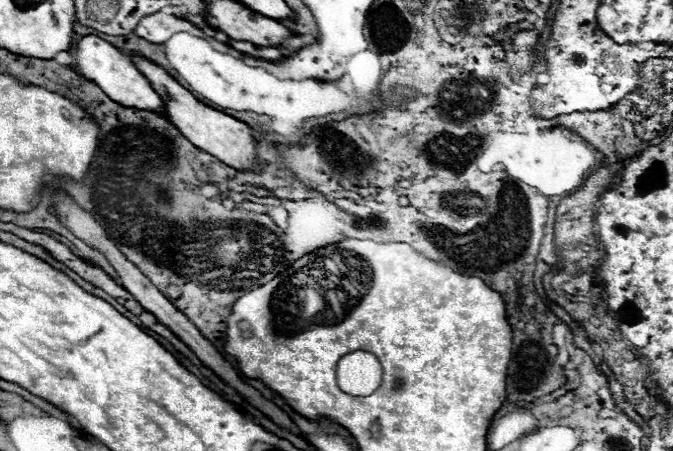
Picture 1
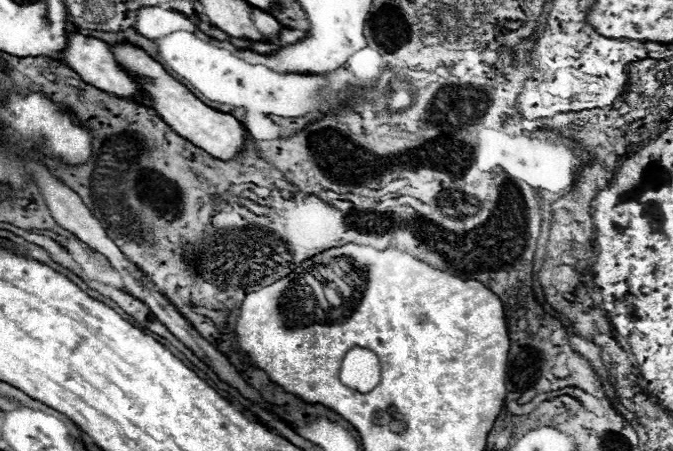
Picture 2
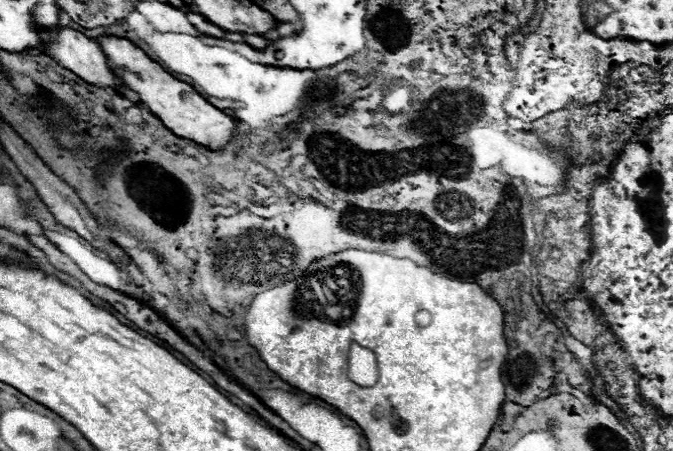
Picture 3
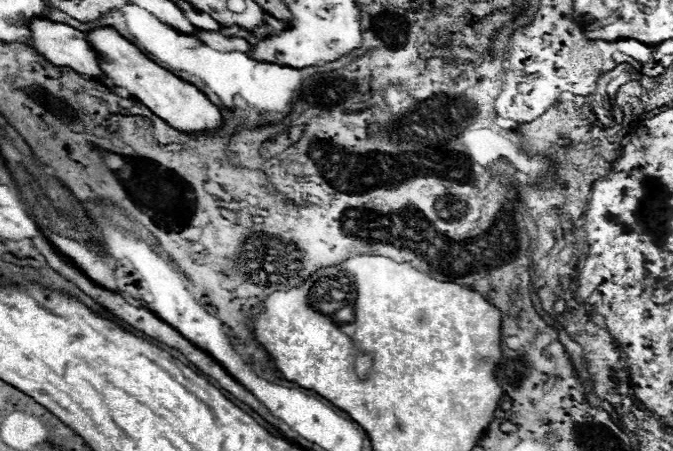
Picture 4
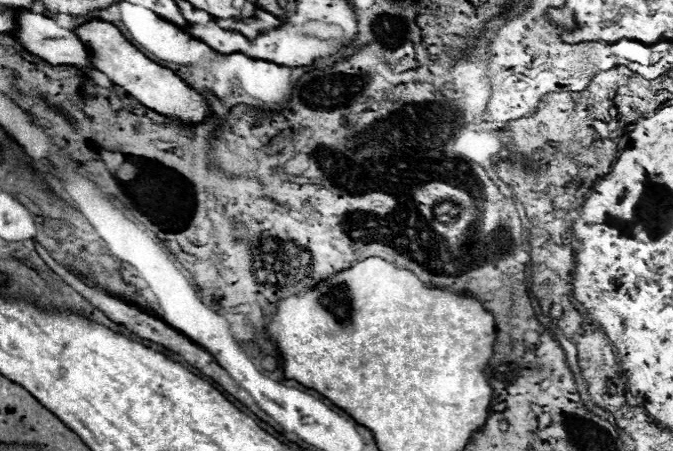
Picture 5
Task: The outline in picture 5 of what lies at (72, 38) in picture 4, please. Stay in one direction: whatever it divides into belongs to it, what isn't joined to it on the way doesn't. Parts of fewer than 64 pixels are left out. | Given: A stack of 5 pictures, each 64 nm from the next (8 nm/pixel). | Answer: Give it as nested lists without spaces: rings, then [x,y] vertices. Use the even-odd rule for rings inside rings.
[[[18,12],[18,24],[20,24],[20,32],[16,34],[18,42],[22,42],[22,46],[26,46],[26,50],[30,50],[32,54],[40,56],[42,60],[50,62],[50,64],[68,64],[74,66],[78,70],[94,70],[92,62],[90,62],[90,52],[86,50],[86,44],[78,38],[76,30],[68,30],[58,26],[52,18],[46,18],[42,14],[34,14],[34,12]]]

